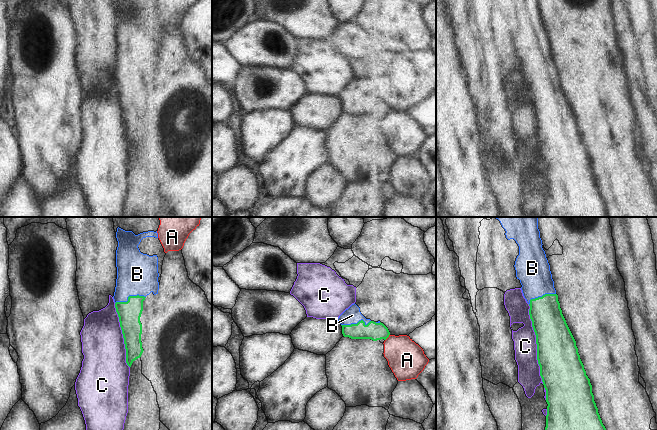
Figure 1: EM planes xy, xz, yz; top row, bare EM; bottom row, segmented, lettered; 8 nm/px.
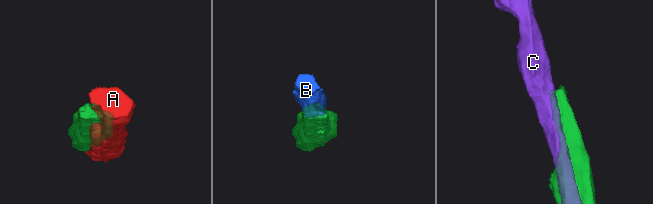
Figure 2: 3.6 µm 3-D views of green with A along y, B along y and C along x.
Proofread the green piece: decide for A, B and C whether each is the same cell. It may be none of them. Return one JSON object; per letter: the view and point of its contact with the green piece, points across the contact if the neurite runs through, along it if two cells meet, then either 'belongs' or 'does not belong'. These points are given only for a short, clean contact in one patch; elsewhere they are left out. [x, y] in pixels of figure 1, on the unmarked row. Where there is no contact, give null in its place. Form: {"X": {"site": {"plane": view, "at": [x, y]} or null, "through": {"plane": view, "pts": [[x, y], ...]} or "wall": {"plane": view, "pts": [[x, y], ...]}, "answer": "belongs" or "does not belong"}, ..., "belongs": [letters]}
{"A": {"site": {"plane": "xz", "at": [388, 112]}, "answer": "does not belong"}, "B": {"site": {"plane": "xy", "at": [129, 72]}, "through": {"plane": "xy", "pts": [[129, 89], [129, 72], [137, 50]]}, "answer": "belongs"}, "C": {"site": {"plane": "yz", "at": [536, 119]}, "answer": "does not belong"}, "belongs": ["B"]}

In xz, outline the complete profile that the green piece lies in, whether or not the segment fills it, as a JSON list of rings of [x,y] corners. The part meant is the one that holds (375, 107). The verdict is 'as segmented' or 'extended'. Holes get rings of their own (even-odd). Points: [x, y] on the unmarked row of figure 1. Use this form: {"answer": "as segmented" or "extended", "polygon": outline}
{"answer": "extended", "polygon": [[[355,79],[346,85],[337,96],[342,102],[343,112],[351,115],[377,117],[386,116],[390,111],[388,104],[383,99],[366,95]]]}

